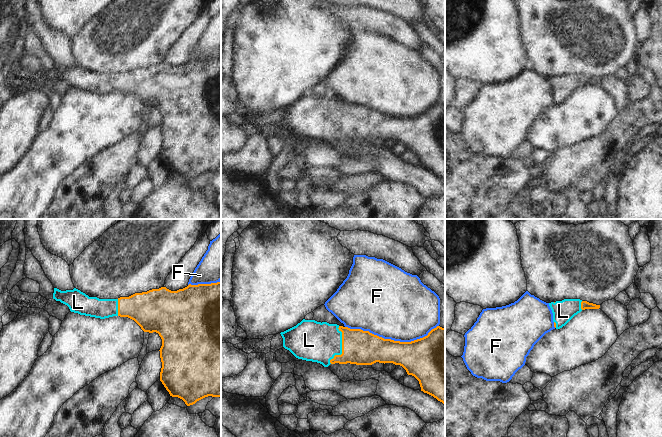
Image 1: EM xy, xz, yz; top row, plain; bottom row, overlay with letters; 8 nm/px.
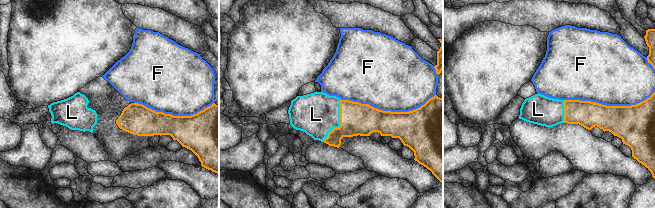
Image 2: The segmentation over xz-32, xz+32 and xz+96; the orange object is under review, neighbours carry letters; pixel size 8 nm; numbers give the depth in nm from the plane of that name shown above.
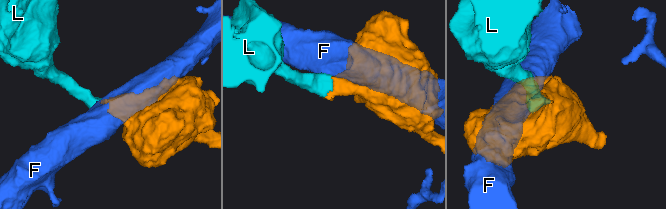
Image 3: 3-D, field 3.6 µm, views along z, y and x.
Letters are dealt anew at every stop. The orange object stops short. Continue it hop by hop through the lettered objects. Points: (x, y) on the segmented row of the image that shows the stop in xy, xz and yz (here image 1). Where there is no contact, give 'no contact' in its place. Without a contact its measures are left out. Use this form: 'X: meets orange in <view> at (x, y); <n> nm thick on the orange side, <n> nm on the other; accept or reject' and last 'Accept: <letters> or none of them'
F: meets orange in xz at (391, 340); 280 nm thick on the orange side, 480 nm on the other; reject
L: meets orange in xz at (342, 347); 280 nm thick on the orange side, 320 nm on the other; accept
Accept: L

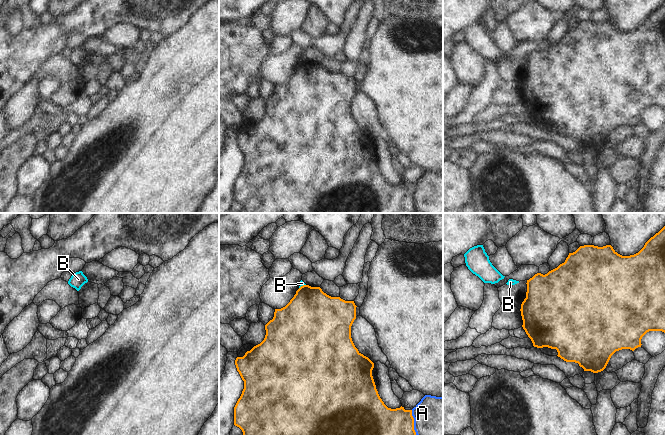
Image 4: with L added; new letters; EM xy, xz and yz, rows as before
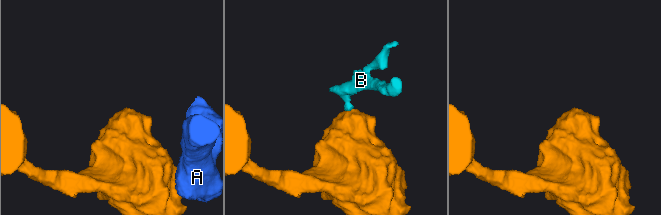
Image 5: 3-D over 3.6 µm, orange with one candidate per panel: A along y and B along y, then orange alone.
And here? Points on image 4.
A: meets orange in xz at (413, 422); 220 nm thick on the orange side, 300 nm on the other; reject
B: meets orange in xz at (303, 285); 420 nm thick on the orange side, 40 nm on the other; reject
Accept: none of them

